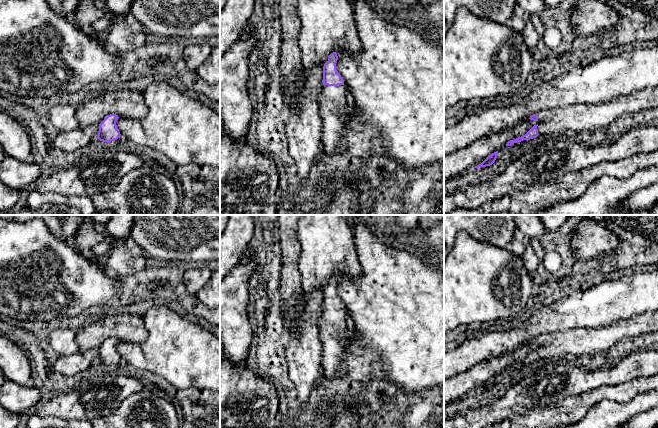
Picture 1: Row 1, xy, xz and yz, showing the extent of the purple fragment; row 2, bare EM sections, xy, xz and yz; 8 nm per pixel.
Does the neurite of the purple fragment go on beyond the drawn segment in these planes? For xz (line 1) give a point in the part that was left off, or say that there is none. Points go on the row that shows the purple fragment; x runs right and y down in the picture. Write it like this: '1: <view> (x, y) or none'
1: xz (335, 104)

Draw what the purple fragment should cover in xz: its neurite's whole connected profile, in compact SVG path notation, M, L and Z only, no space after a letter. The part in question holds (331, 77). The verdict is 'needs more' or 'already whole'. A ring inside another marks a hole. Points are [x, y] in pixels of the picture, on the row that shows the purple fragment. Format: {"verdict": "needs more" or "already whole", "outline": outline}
{"verdict": "needs more", "outline": "M336 52L328 56L328 61L323 66L323 92L321 96L321 117L323 119L323 144L324 150L331 154L338 154L344 150L344 132L348 121L351 103L344 85L344 80L336 69L338 56Z"}

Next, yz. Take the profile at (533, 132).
{"verdict": "needs more", "outline": "M658 86L618 96L601 104L549 109L531 115L529 119L538 123L525 135L508 141L506 146L536 138L538 135L575 134L584 131L598 133L621 116L639 117L644 111L654 108L658 108Z"}

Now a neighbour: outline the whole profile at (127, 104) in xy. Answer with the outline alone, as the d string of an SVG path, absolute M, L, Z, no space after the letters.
M129 90L104 92L99 97L93 97L80 108L76 109L75 116L79 128L85 129L91 124L100 124L108 115L143 120L148 113L143 93Z

